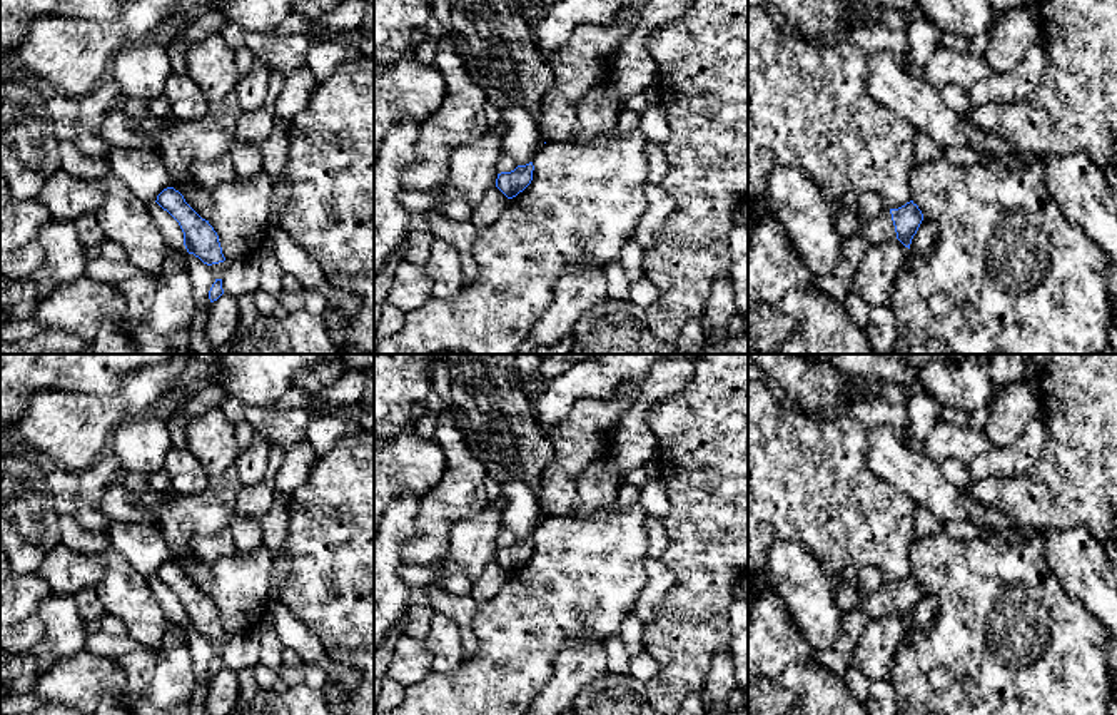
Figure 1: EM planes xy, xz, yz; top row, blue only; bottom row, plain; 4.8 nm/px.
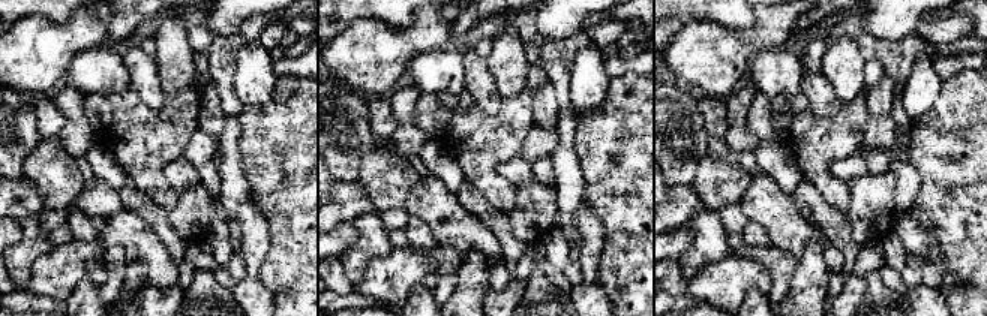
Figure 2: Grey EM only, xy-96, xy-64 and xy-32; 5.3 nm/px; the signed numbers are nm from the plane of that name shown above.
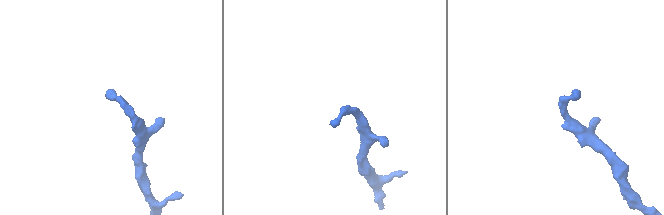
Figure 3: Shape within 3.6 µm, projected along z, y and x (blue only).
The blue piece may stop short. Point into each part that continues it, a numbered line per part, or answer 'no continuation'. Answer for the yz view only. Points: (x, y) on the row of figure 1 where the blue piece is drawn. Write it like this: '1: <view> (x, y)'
1: yz (880, 229)

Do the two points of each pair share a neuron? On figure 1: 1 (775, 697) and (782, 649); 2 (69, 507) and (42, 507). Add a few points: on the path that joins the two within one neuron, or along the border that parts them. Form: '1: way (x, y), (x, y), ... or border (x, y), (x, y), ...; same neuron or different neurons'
1: border (765, 677), (788, 689), (797, 697); different neurons
2: border (47, 468), (47, 486), (59, 515); different neurons

